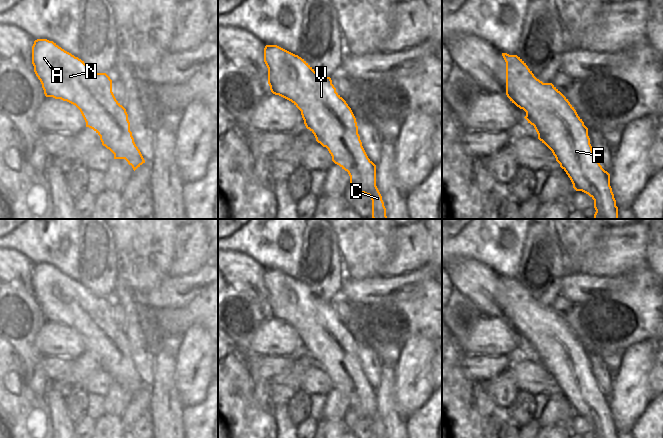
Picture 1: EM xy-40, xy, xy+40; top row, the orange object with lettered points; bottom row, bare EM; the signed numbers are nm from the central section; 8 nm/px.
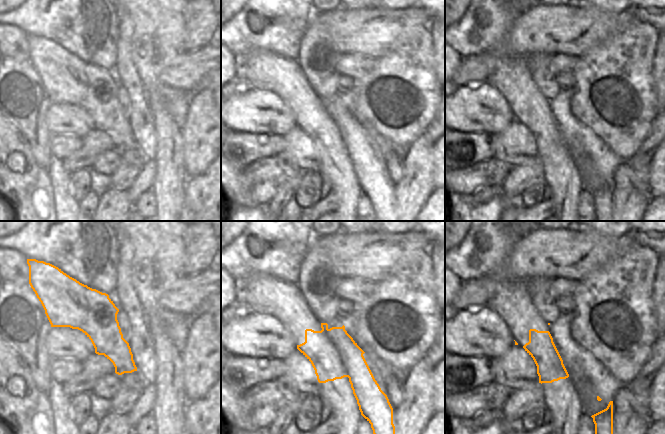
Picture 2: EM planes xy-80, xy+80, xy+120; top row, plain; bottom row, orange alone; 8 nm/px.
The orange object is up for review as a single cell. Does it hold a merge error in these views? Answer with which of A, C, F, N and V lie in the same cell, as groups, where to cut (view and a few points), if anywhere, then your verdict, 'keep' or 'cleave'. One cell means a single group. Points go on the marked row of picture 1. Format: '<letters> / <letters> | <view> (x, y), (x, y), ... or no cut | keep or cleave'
A C F N V | no cut | keep

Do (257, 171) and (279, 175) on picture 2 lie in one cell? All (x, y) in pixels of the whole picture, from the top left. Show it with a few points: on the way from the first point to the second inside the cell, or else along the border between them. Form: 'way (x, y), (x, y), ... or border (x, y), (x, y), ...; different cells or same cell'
way (262, 171), (274, 171); same cell

